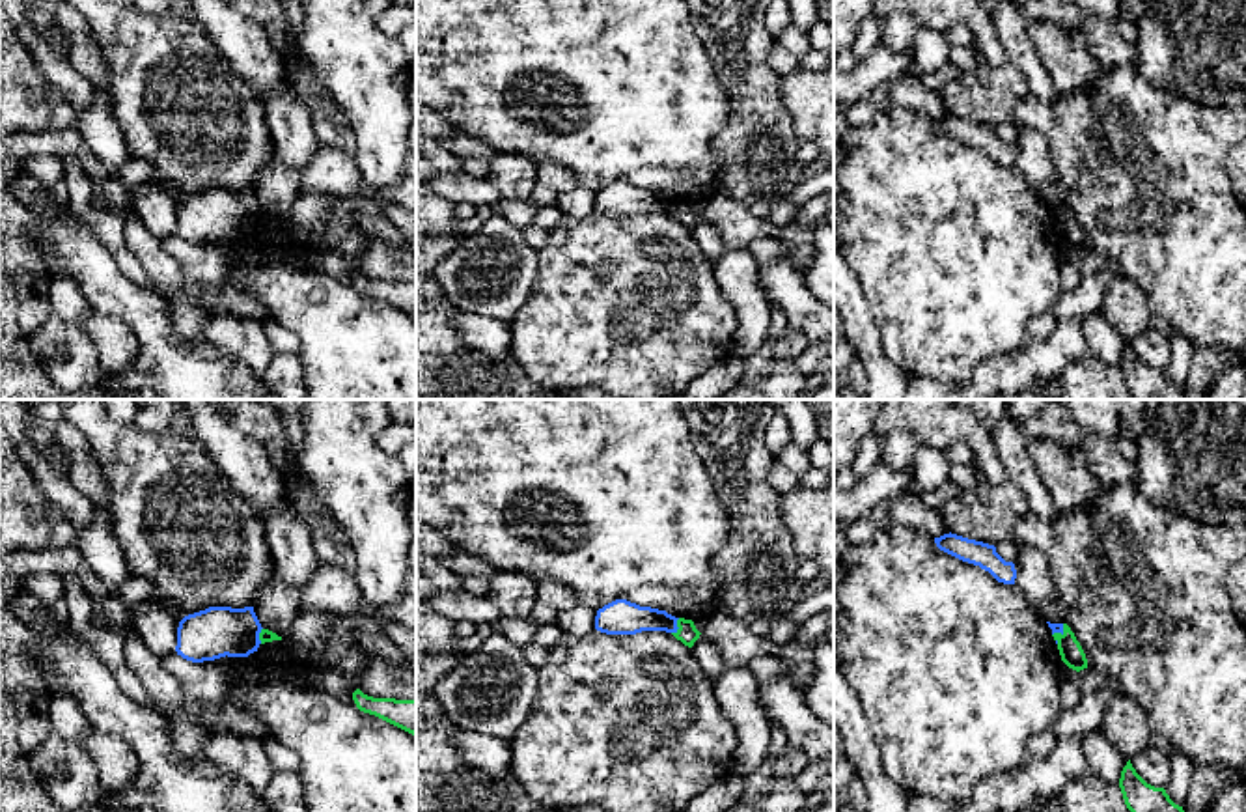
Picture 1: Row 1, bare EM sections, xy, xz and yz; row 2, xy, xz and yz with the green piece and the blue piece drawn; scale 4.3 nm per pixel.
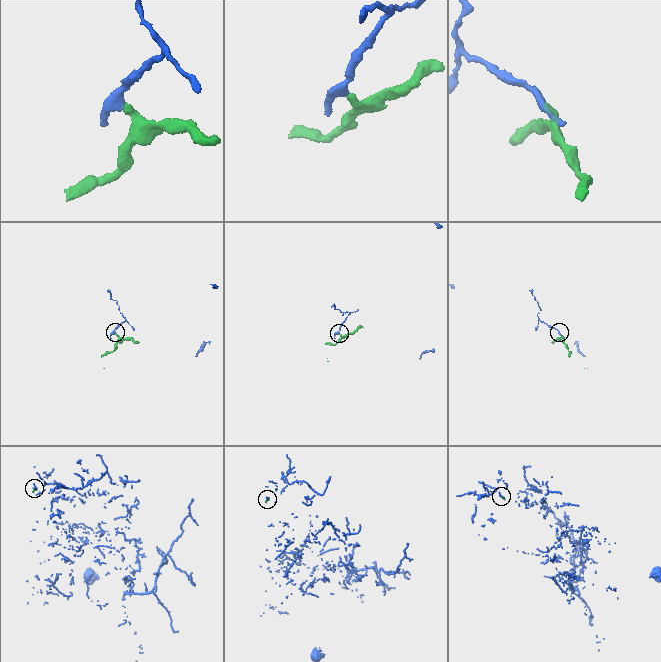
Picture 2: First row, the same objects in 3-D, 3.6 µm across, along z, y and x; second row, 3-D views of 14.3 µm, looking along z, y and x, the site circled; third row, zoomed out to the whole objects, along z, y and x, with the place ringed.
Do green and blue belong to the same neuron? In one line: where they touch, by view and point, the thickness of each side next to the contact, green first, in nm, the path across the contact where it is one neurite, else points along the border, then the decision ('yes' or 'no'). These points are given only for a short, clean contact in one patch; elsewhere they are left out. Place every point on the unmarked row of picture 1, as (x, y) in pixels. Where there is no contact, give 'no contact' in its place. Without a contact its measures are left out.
meets green in xz at (678, 208); 90 nm thick on the green side, 150 nm on the other; border along xz (679, 200), (672, 215); no

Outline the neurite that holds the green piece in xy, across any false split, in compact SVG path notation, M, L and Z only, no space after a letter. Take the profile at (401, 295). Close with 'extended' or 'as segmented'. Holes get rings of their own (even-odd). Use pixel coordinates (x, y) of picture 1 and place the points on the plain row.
M360 271L353 274L356 289L416 317L416 282L373 280Z; as segmented

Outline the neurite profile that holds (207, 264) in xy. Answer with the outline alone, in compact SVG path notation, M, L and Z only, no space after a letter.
M175 231L164 235L159 243L179 261L183 274L203 287L226 282L229 265L244 250L244 239L226 237L215 243L192 245Z

